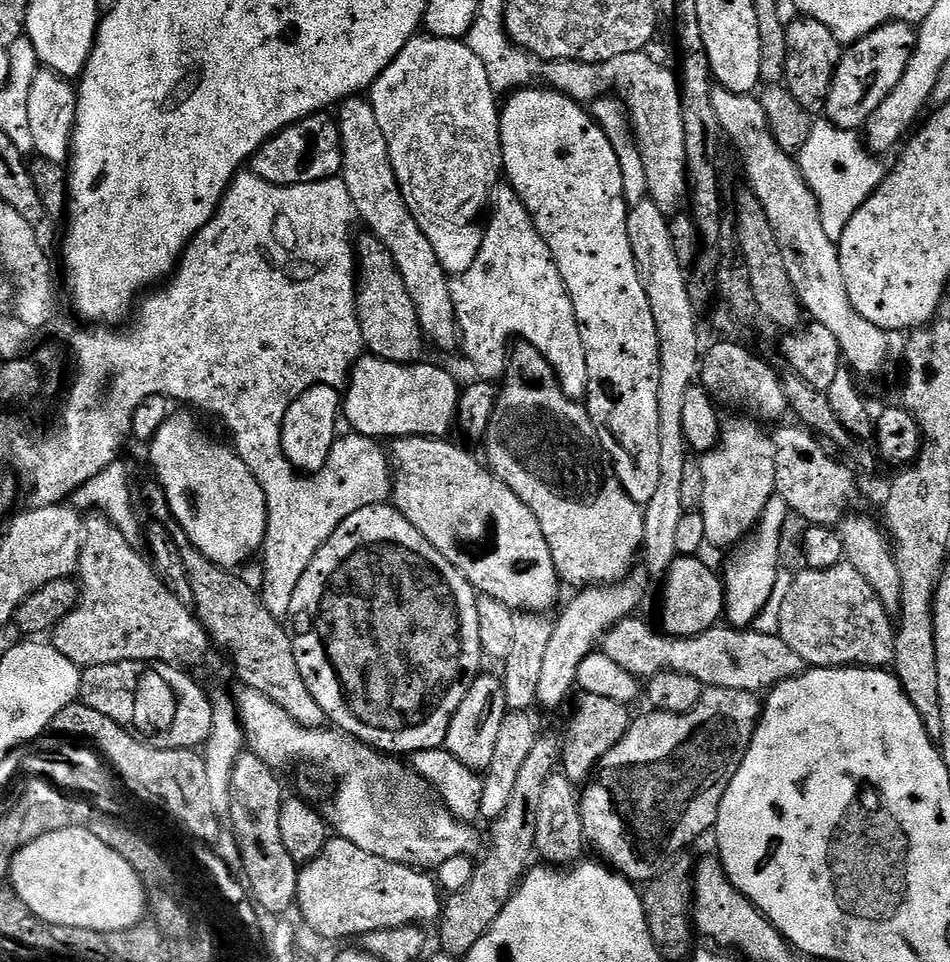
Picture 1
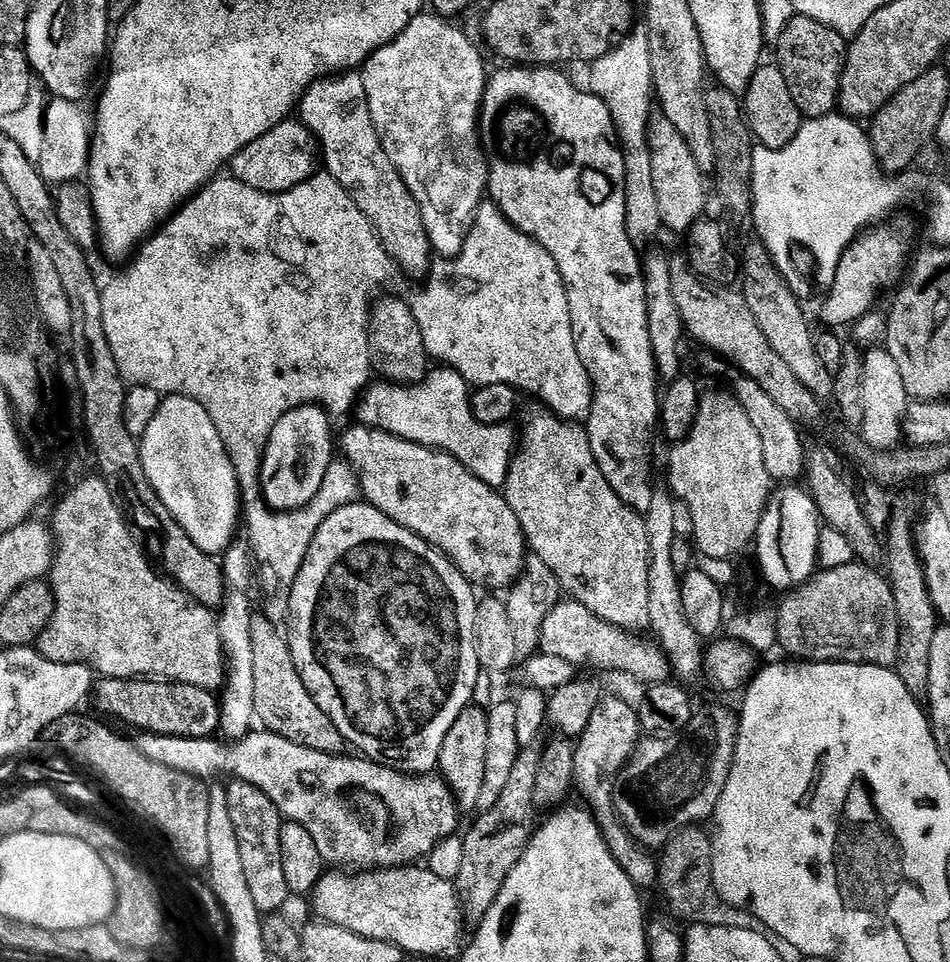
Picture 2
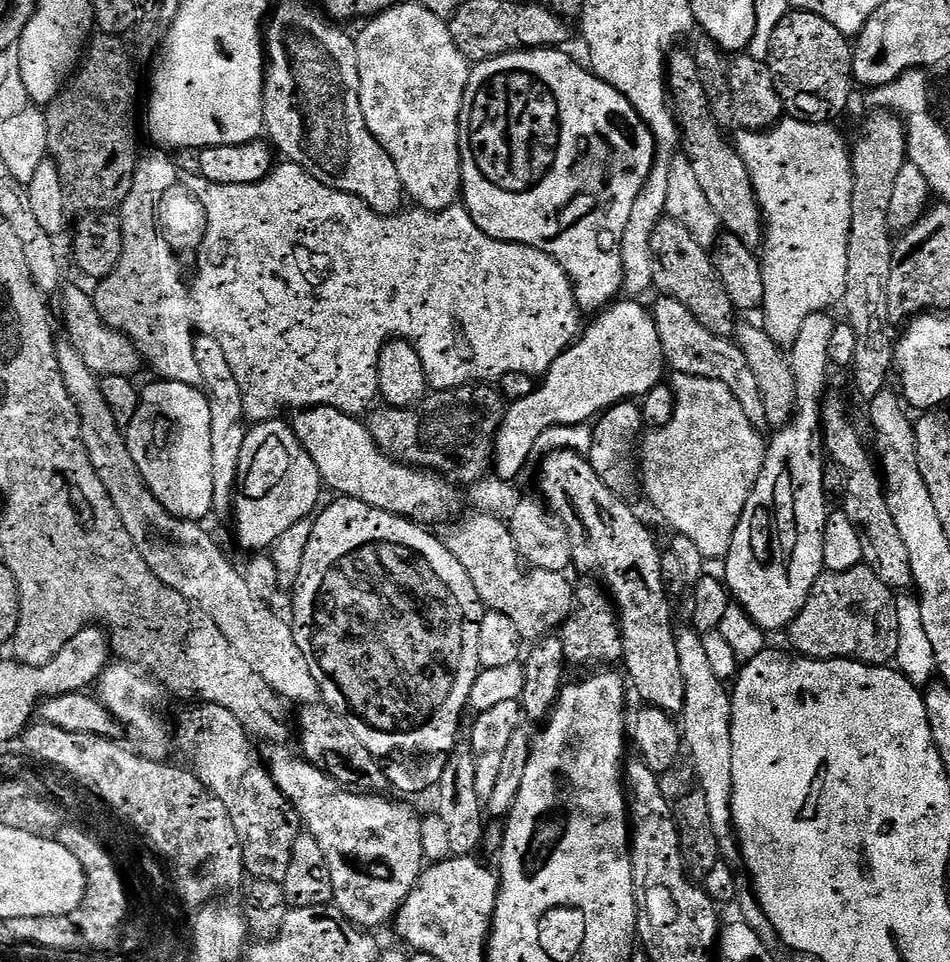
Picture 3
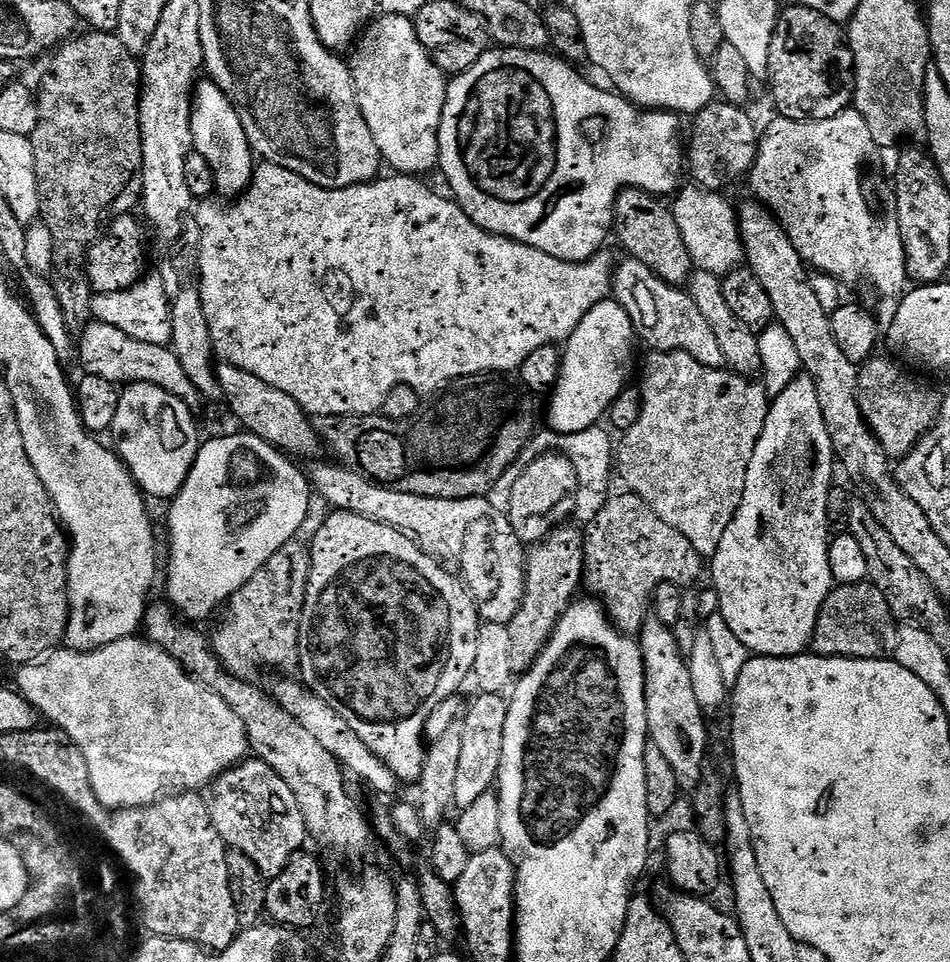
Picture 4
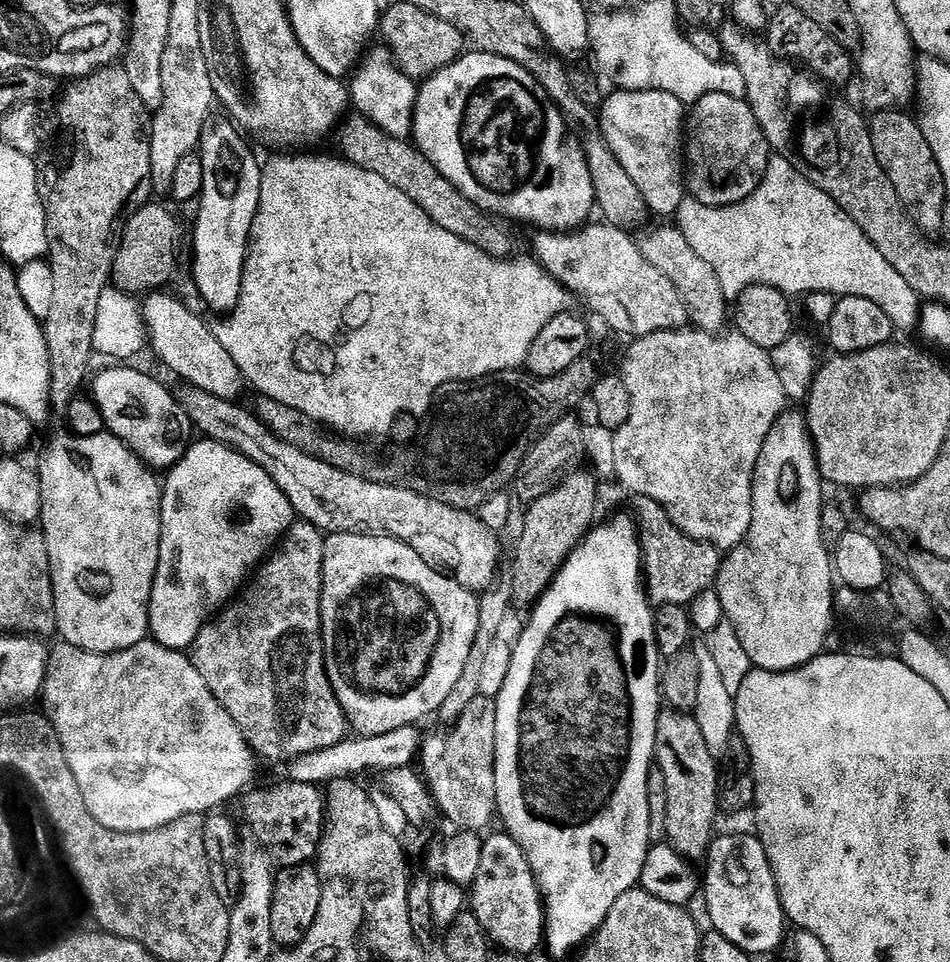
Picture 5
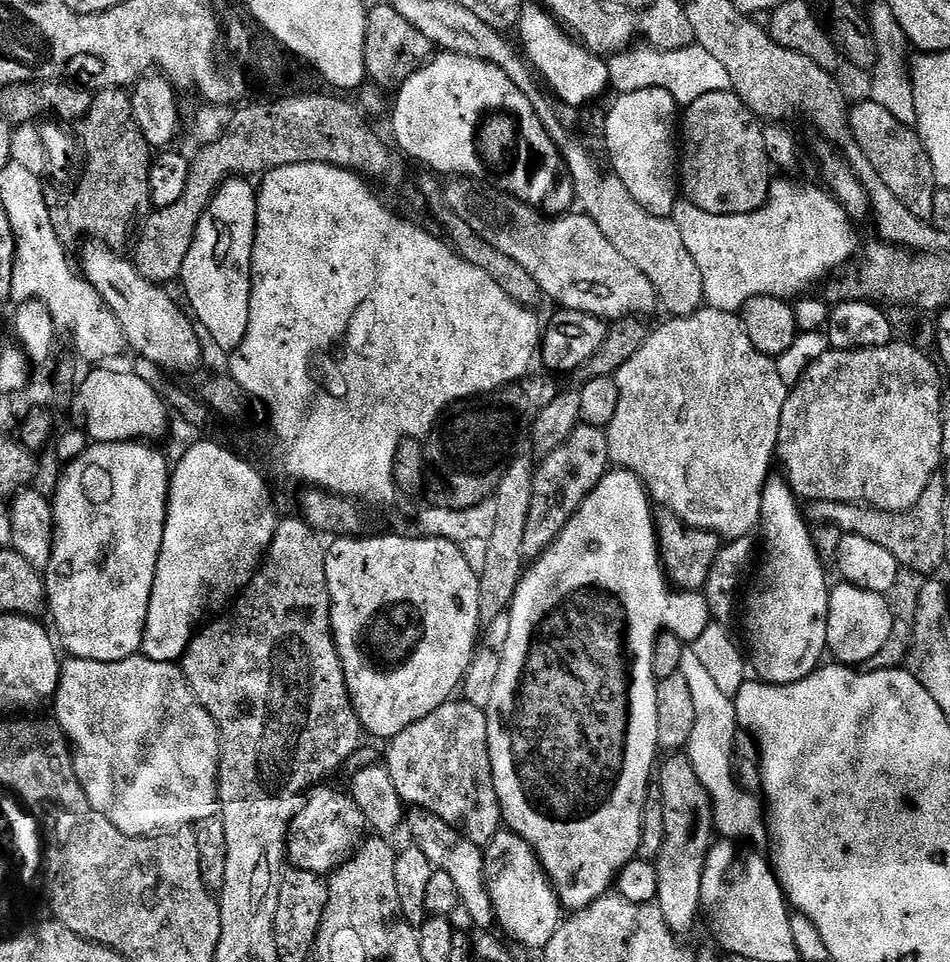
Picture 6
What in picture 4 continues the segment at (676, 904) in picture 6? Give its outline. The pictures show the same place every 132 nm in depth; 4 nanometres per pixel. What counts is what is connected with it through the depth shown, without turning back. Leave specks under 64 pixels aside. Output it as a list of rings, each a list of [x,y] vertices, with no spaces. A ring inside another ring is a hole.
[[[655,618],[644,621],[638,643],[640,653],[644,656],[646,714],[651,743],[656,744],[666,757],[666,762],[674,766],[674,774],[681,789],[695,790],[700,785],[700,775],[705,770],[708,728],[704,725],[705,713],[698,698],[694,698],[694,682],[690,682],[688,661],[679,650],[673,629]]]

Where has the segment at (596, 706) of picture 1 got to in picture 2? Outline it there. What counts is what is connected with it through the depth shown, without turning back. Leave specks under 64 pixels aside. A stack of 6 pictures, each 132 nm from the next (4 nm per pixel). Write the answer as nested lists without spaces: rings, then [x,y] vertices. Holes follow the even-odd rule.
[[[601,695],[594,714],[590,717],[590,726],[575,741],[576,757],[574,758],[574,784],[589,800],[592,817],[600,827],[608,849],[614,858],[626,870],[626,874],[636,883],[636,887],[647,890],[658,880],[658,860],[648,848],[637,840],[630,831],[620,813],[616,811],[617,777],[623,773],[624,767],[636,753],[642,739],[640,714],[620,696]]]

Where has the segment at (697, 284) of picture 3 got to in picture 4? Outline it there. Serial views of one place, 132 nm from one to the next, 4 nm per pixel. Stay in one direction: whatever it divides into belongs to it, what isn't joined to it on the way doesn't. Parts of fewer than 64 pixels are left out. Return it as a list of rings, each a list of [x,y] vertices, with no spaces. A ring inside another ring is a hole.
[[[625,188],[623,192],[621,192],[620,197],[616,200],[616,214],[614,217],[614,232],[616,235],[616,232],[618,235],[620,235],[620,244],[622,247],[625,248],[626,251],[628,251],[627,255],[631,257],[633,260],[637,260],[638,262],[642,262],[643,264],[648,267],[648,269],[653,272],[654,275],[657,276],[660,280],[665,280],[667,284],[671,284],[673,286],[680,286],[685,283],[691,277],[693,271],[694,271],[694,265],[692,262],[692,259],[690,258],[690,250],[686,250],[686,246],[682,242],[682,234],[678,230],[678,222],[676,221],[676,214],[675,211],[671,207],[668,208],[666,205],[663,204],[663,199],[657,198],[653,193],[651,192],[644,192],[641,190],[641,188]]]

